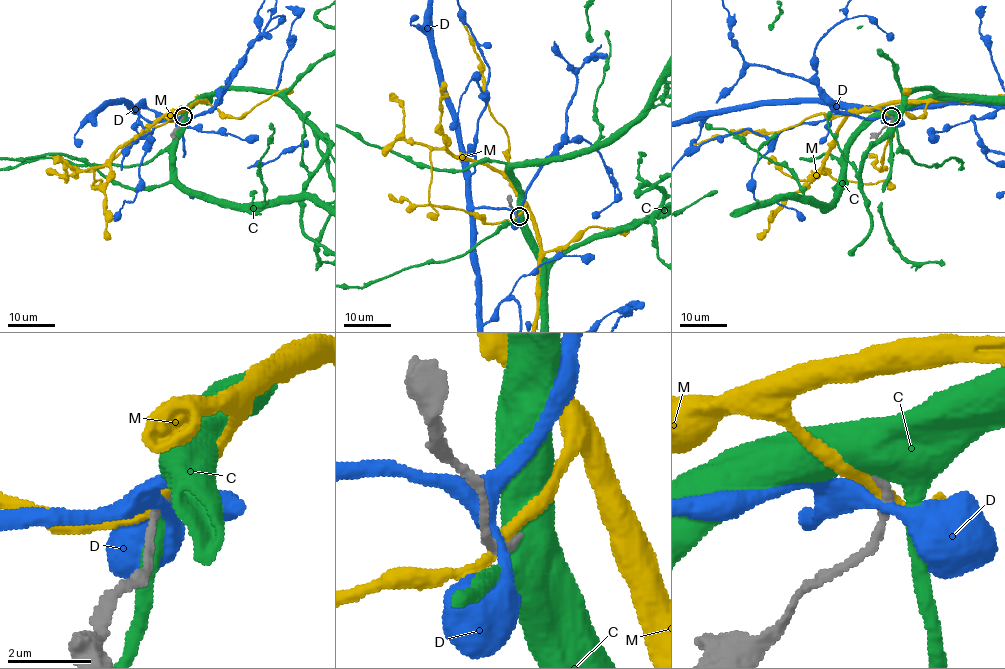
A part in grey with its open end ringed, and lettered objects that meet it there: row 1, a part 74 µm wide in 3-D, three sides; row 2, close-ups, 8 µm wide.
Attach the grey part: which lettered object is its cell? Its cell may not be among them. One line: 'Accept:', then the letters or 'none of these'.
Accept: none of these

